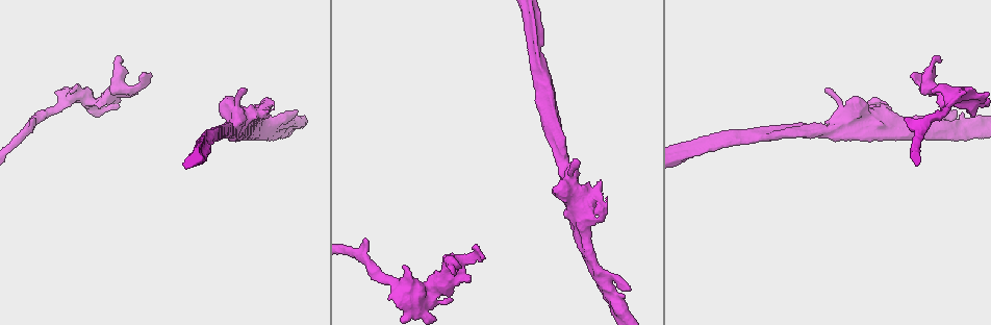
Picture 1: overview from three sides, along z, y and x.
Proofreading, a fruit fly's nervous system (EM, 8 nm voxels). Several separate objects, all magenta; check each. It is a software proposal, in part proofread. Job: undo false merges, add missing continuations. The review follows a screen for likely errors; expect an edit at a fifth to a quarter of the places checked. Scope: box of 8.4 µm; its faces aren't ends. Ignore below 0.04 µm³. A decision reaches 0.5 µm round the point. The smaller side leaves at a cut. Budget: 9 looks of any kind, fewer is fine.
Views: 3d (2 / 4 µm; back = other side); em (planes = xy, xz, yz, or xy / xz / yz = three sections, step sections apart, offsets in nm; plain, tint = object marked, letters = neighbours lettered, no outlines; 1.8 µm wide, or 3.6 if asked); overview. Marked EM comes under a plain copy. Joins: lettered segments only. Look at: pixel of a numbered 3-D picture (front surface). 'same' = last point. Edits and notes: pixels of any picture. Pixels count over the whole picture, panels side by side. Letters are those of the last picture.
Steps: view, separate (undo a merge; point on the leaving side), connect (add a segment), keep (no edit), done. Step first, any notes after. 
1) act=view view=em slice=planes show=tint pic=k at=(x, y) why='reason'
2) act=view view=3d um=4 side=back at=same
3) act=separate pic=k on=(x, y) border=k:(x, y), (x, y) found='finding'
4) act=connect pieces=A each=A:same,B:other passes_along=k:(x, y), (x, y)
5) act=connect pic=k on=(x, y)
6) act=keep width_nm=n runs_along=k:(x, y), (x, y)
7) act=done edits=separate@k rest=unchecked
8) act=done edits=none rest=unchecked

act=view view=3d um=2 pic=1 at=(70, 92) why='an open end'

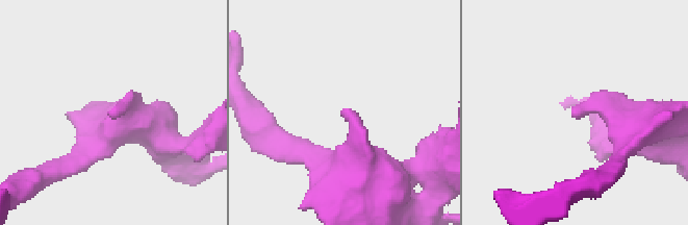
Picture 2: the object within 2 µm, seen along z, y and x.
act=view view=em slice=xy step=4 show=tint pic=2 at=(571, 115) why='now the EM'

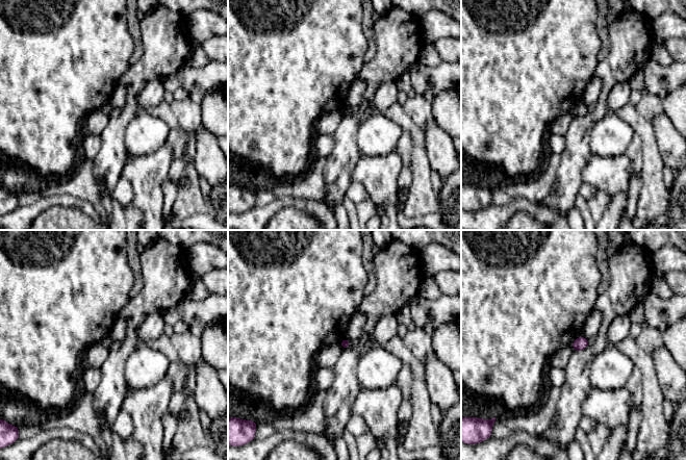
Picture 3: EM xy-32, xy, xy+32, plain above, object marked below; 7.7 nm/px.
act=view view=em slice=planes show=letters at=same

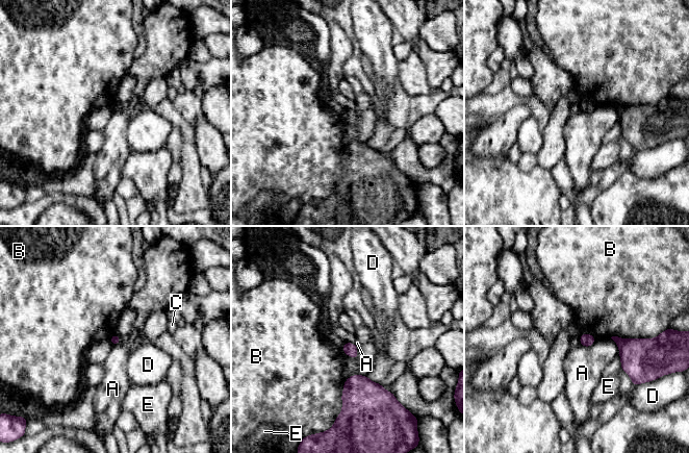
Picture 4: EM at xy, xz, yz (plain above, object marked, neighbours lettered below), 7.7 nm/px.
act=keep each=A:other,B:other,C:other,D:other,E:other border=4:(581, 344), (587, 348) found='no lettered segment goes on from it'

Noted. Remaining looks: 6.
act=view view=3d um=2 pic=1 at=(600, 208) why='an open end'

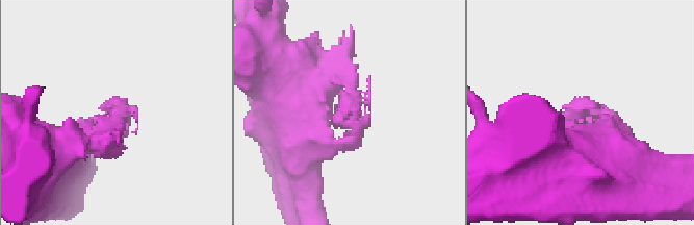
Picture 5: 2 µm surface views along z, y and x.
act=view view=em slice=yz step=4 show=tint pic=5 at=(121, 100) why='need the tissue'

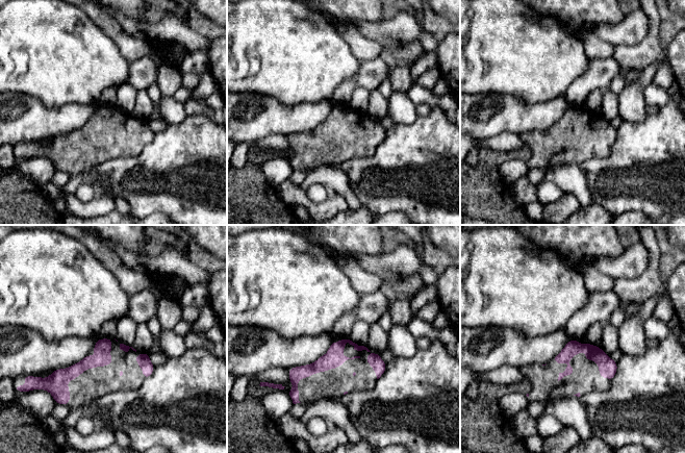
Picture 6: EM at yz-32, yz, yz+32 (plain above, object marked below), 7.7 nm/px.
act=view view=em slice=planes show=letters at=same why='another direction'

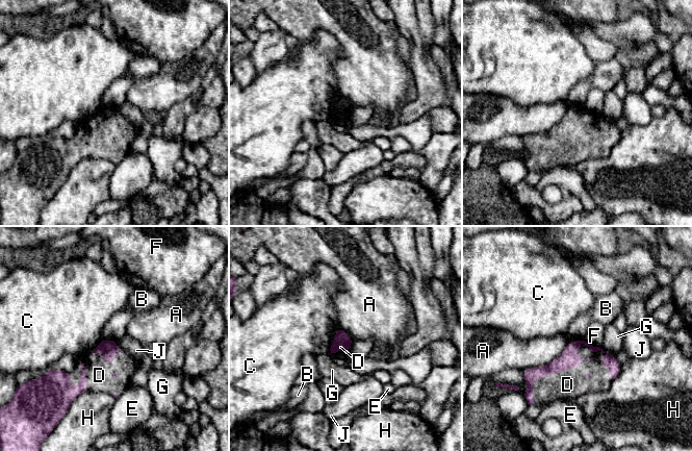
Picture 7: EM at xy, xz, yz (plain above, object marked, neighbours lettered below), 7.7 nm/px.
act=connect pieces=D width_nm=140 each=A:other,B:other,C:other,D:same,E:other,F:other,G:other,H:other,J:other passes_along=7:(569, 360), (570, 369), (567, 384) found='it goes on there'

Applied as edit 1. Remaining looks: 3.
act=view view=em slice=planes show=tint pic=1 at=(957, 111) why='free end'

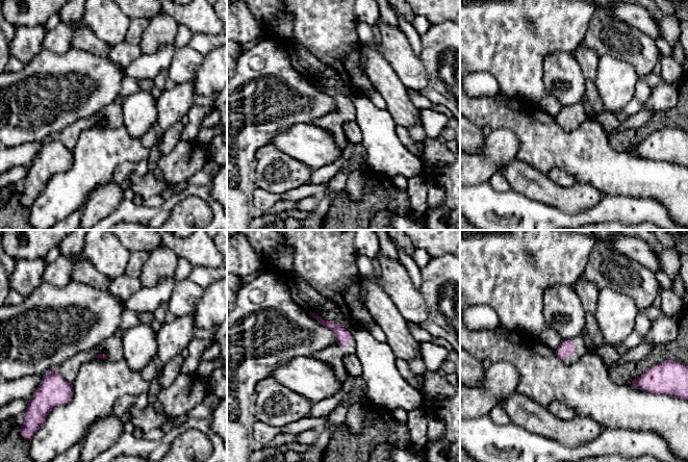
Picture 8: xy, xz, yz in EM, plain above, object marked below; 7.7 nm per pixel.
act=view view=em slice=planes show=letters at=same

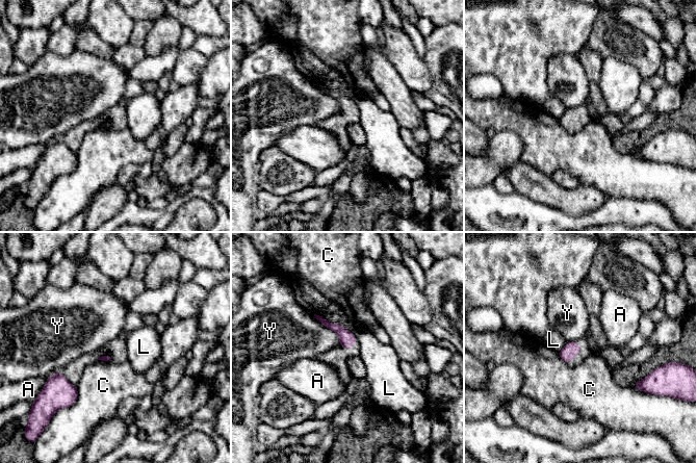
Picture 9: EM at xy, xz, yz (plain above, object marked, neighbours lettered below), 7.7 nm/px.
act=keep each=A:other,C:other,L:other,Y:other border=9:(313, 315), (336, 333), (339, 345) found='no lettered segment goes on from it'

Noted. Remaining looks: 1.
act=done edits=connect@7 rest=unchecked

